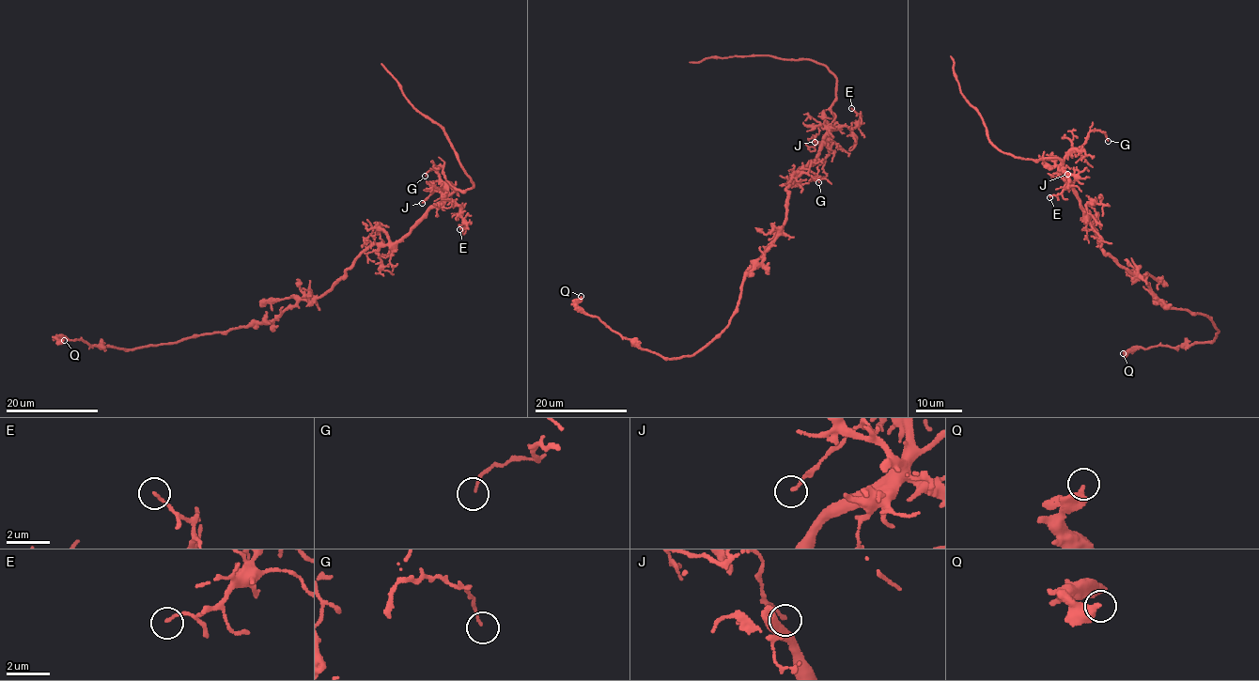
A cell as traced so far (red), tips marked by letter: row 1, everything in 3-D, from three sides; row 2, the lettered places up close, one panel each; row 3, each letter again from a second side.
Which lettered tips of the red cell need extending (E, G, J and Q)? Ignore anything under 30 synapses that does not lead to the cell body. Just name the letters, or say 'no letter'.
no letter

